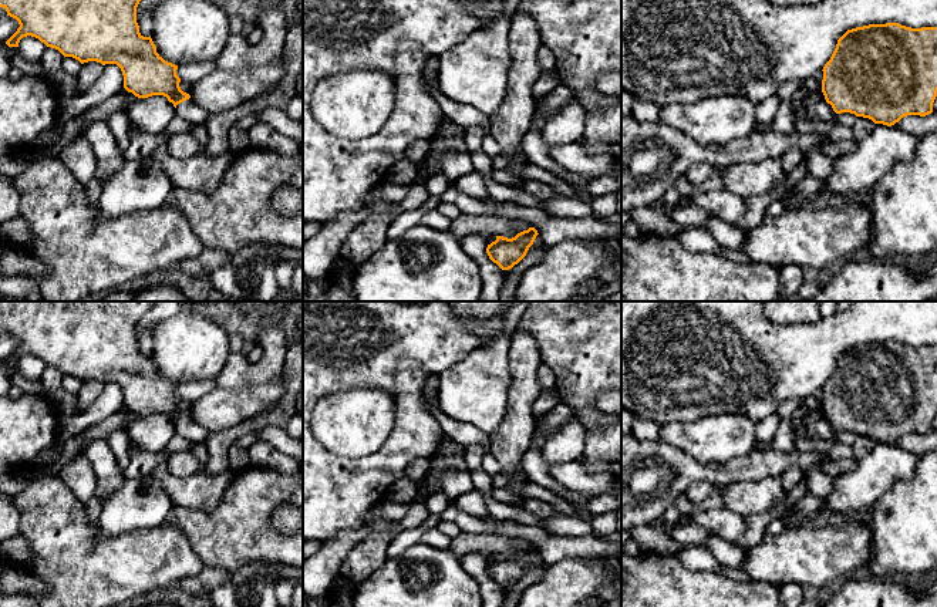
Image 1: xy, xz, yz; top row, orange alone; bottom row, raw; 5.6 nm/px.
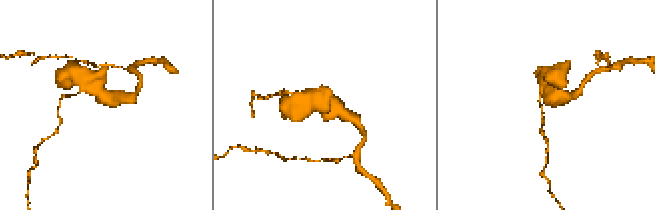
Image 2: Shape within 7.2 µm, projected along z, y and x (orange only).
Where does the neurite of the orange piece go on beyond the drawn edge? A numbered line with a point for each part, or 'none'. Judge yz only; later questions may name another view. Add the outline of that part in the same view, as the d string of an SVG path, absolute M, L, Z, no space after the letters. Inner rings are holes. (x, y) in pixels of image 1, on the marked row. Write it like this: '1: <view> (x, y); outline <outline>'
none

